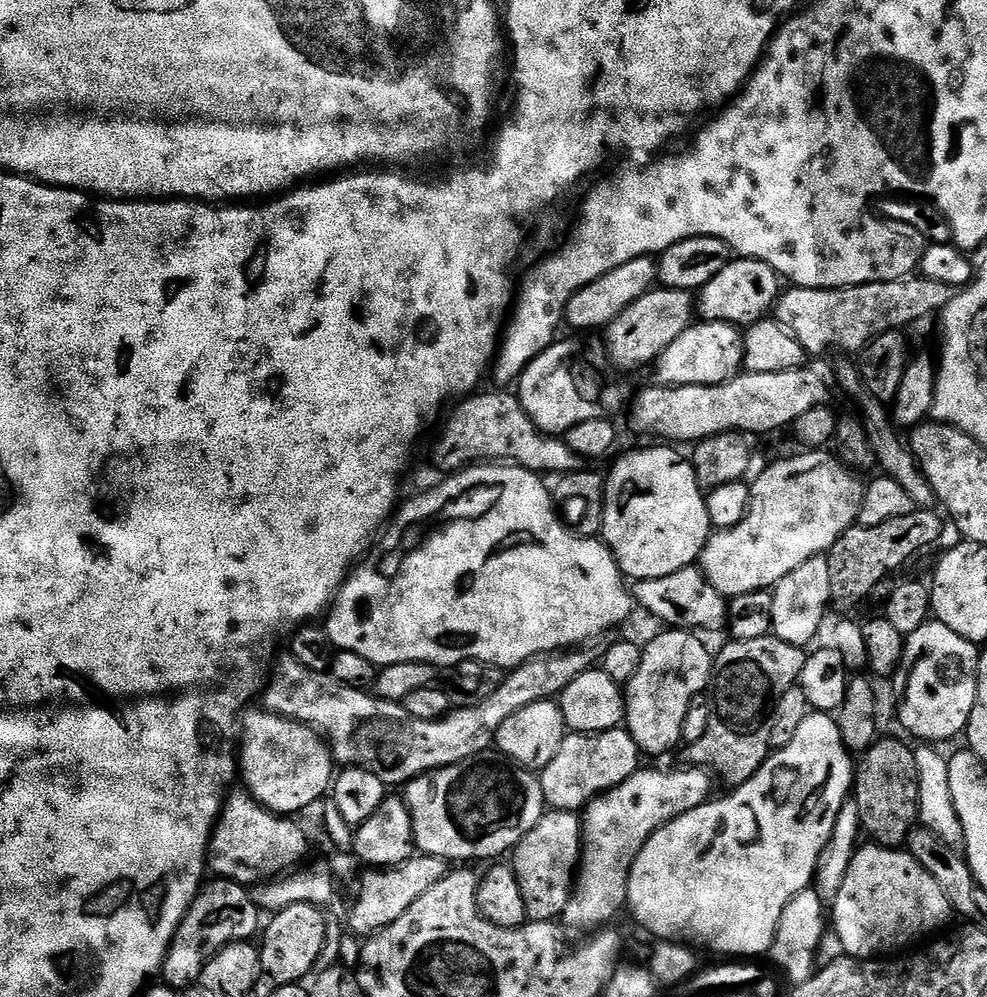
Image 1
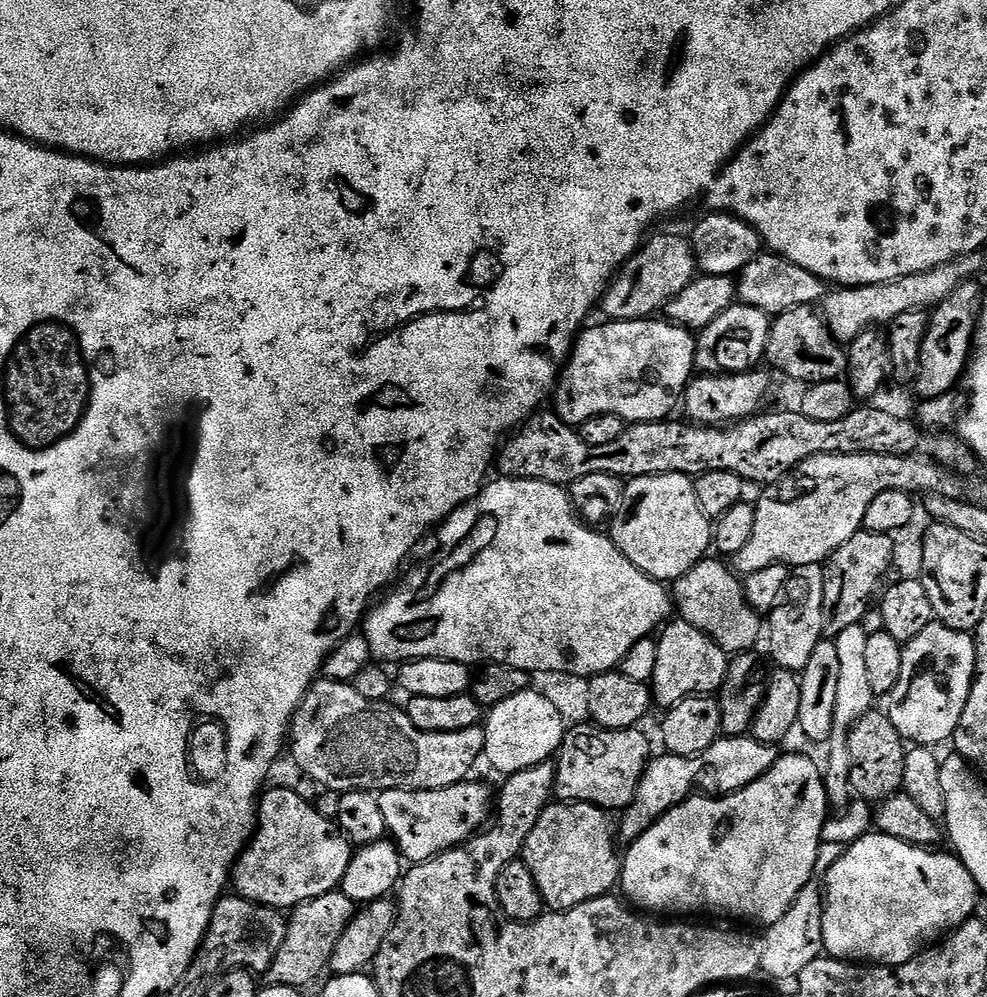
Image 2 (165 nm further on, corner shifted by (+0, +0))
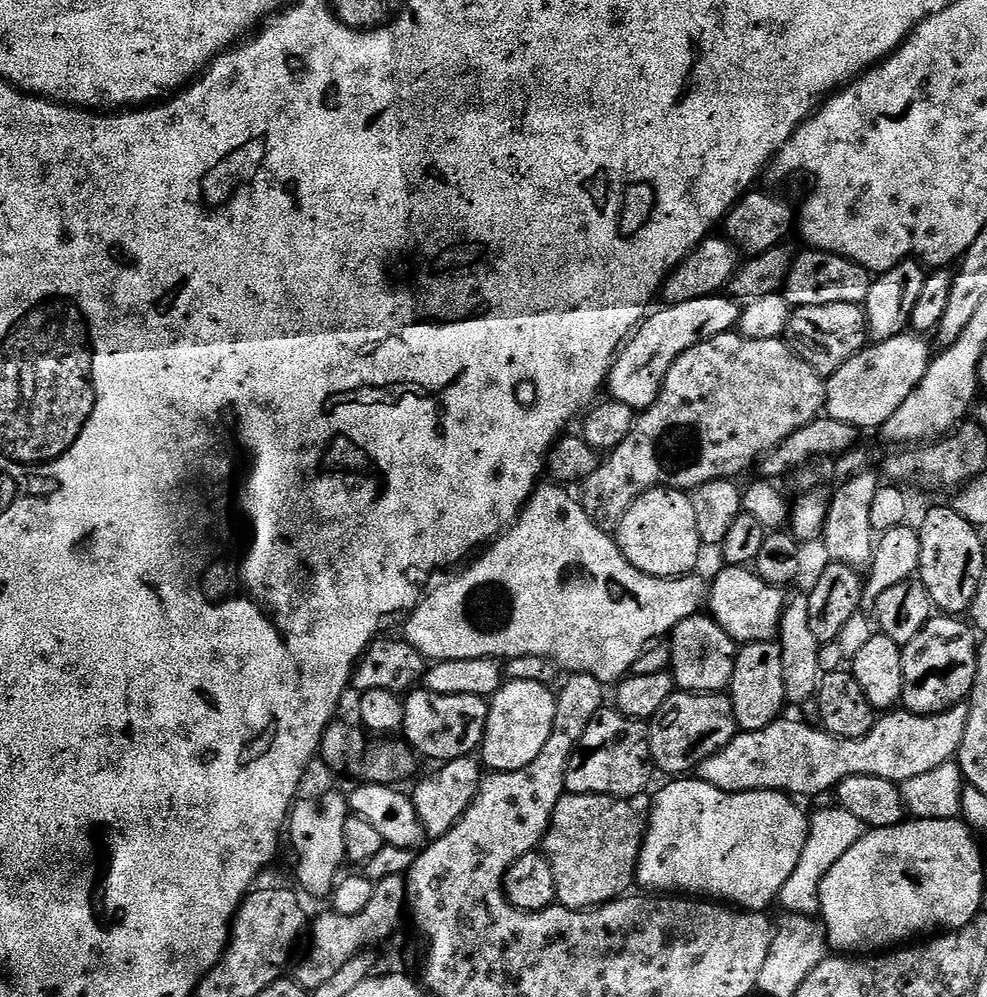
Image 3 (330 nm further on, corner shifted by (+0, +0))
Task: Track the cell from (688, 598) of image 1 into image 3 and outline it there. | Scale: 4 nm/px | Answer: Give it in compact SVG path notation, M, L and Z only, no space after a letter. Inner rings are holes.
M724 566L716 577L711 577L708 589L707 611L712 619L730 634L737 645L776 640L780 620L784 616L785 589L767 584L755 570L748 566Z

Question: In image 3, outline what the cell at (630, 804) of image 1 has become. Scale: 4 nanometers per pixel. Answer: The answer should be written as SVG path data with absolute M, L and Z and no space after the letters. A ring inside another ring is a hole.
M967 703L956 704L950 710L945 712L936 712L932 716L919 716L907 710L896 710L891 714L884 714L877 719L869 732L861 736L859 740L842 740L839 736L832 736L829 732L825 732L823 727L815 726L811 728L808 724L803 724L800 720L788 720L789 718L781 718L775 720L770 726L766 726L766 730L754 730L753 732L740 732L736 735L728 745L723 748L718 754L714 754L710 758L706 758L706 762L702 762L698 769L699 779L706 781L710 786L714 786L723 792L787 792L793 798L801 798L800 796L820 796L823 792L831 793L836 785L843 782L848 776L854 774L870 774L874 778L886 778L890 782L901 786L910 778L918 778L918 774L926 774L929 770L934 770L934 766L942 766L949 763L959 753L962 746L962 734L966 734L966 722L968 721L968 706Z

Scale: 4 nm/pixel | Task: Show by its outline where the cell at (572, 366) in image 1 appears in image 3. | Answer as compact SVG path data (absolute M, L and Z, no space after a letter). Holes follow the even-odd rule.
M717 294L694 298L694 302L669 304L661 309L661 312L653 311L632 333L608 375L607 395L637 410L646 409L656 401L666 374L670 374L670 366L674 366L686 350L718 334L733 331L739 325L742 304L727 294Z

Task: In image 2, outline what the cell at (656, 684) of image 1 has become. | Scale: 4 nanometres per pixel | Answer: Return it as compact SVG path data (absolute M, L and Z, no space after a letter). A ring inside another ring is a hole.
M676 618L665 623L656 645L658 666L654 666L650 687L655 703L659 707L661 704L661 709L667 710L687 696L715 693L726 678L730 663L729 653L723 652L705 632L690 626L684 620Z

